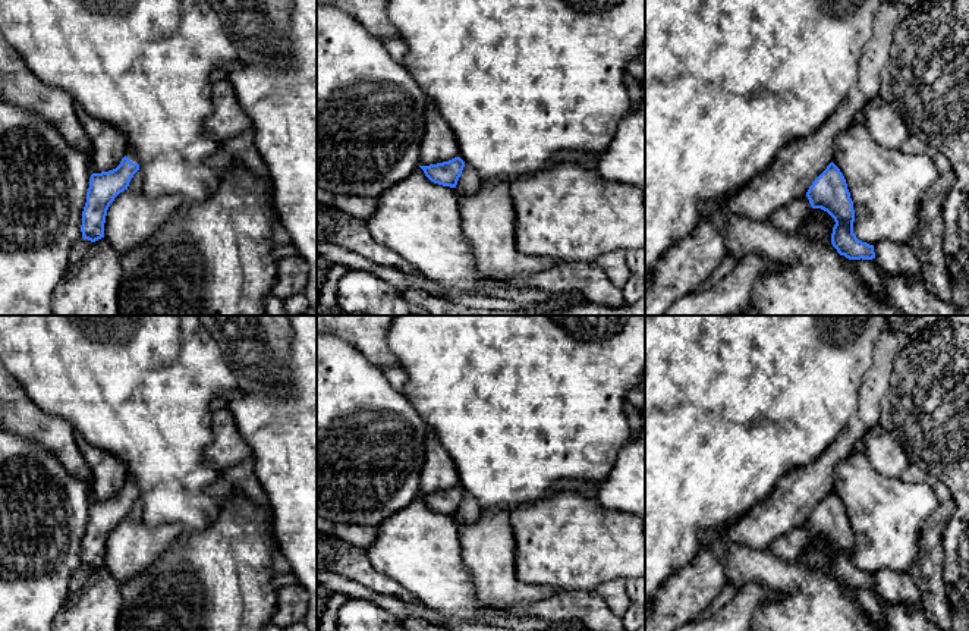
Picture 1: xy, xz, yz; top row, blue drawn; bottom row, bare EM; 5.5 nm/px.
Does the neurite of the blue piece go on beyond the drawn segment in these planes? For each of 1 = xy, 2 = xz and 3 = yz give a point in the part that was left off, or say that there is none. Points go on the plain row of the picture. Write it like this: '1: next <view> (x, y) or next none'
1: next xy (131, 482)
2: next none
3: next none

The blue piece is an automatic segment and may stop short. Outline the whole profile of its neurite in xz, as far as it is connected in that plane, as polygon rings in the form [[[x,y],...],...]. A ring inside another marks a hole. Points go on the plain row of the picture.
[[[454,486],[449,490],[419,496],[431,511],[456,517],[465,496],[465,490],[460,486]]]

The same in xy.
[[[128,474],[126,484],[116,497],[91,503],[82,540],[82,566],[91,571],[104,566],[107,539],[114,527],[128,518],[130,508],[138,499],[139,487],[136,480],[132,474]]]

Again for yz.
[[[833,490],[812,511],[806,525],[812,537],[821,537],[834,547],[831,572],[840,584],[849,588],[875,587],[874,574],[859,569],[853,562],[853,530],[843,502]]]

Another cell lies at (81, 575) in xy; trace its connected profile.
[[[81,566],[73,572],[70,578],[70,586],[69,586],[69,600],[72,600],[82,590],[91,572],[92,571],[85,566]]]

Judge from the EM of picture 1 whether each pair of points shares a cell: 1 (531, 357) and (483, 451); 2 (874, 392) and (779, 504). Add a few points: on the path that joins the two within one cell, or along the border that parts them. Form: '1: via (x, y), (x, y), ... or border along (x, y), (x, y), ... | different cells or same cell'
1: via (522, 380), (516, 413), (502, 427) | same cell
2: via (861, 421), (843, 445), (808, 480) | same cell

